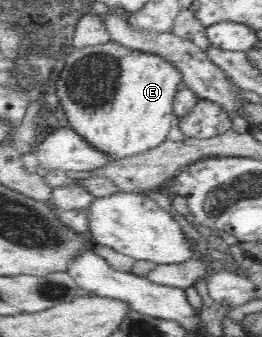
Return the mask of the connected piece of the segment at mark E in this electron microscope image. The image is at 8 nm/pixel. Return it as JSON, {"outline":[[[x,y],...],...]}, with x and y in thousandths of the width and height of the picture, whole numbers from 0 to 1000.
{"outline":[[[424,116],[389,131],[313,139],[256,169],[263,175],[225,217],[210,264],[263,353],[263,380],[279,380],[332,427],[401,451],[408,463],[454,472],[565,451],[634,415],[672,356],[660,306],[668,276],[702,246],[683,202],[607,163],[538,157]]]}

